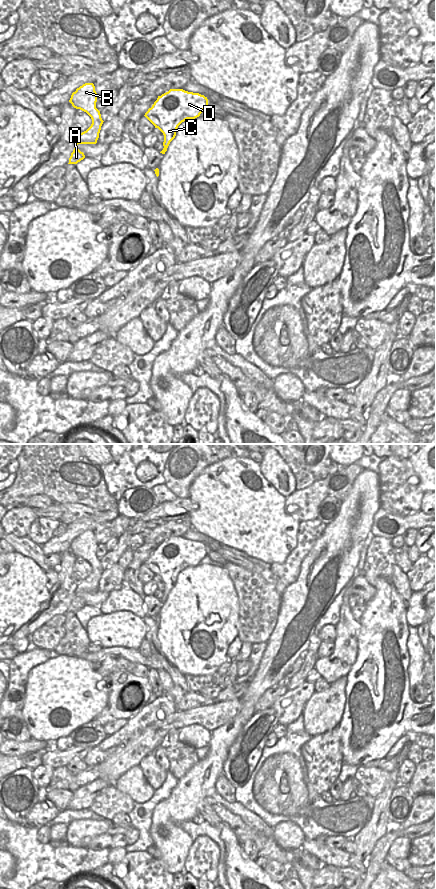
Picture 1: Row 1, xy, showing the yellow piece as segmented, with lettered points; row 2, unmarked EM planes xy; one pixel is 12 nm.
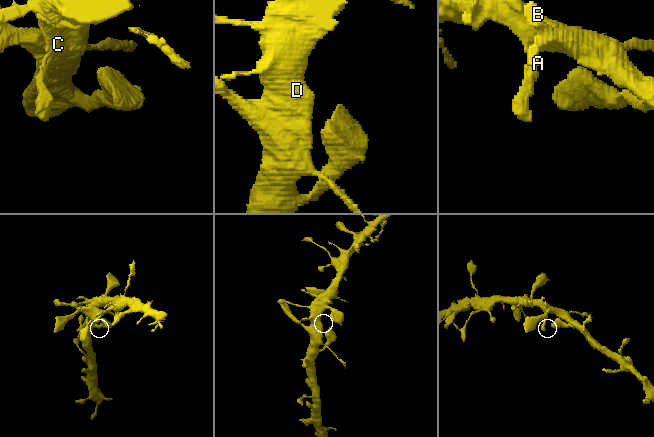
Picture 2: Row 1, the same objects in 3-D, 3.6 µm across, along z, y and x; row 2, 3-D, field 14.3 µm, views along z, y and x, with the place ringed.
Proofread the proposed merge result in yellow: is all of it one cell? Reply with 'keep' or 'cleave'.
keep

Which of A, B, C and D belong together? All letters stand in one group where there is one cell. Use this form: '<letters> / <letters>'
A B C D

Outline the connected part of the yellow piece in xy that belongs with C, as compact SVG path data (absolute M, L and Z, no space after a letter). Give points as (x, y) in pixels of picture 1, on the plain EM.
M170 537L158 544L144 564L164 583L164 596L160 601L165 602L182 570L199 565L207 555L207 545L183 537Z

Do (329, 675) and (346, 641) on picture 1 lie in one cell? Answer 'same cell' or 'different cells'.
same cell

